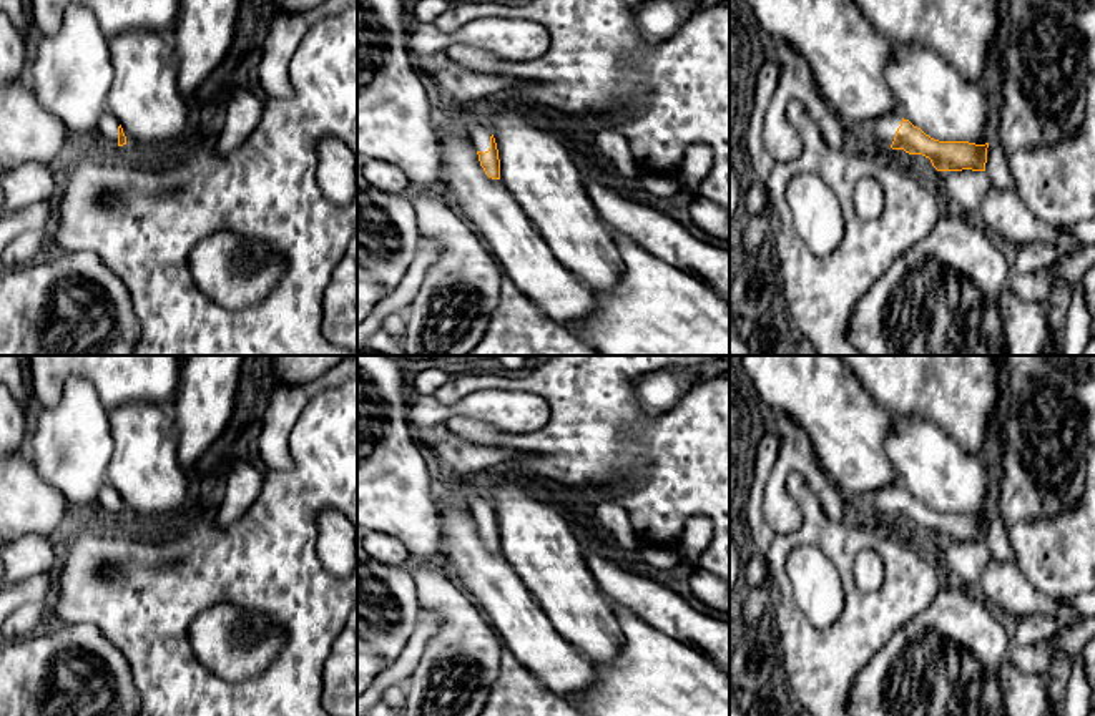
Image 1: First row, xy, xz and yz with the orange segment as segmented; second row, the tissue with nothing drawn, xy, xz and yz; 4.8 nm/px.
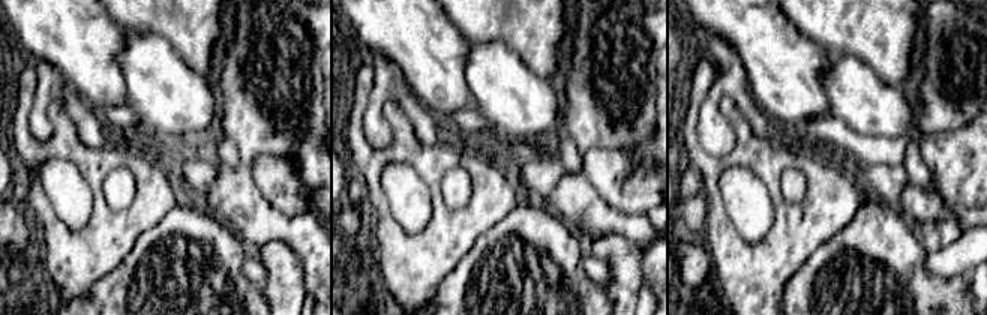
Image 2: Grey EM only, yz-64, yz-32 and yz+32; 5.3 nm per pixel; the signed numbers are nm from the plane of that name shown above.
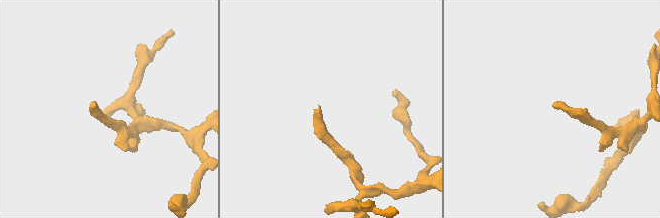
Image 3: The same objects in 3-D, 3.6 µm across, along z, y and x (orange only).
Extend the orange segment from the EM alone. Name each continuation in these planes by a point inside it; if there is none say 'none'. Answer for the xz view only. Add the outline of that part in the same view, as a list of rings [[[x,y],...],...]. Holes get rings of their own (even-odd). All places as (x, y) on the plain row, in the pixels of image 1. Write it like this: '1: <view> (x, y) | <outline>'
1: xz (472, 490) | [[[472,477],[452,478],[452,482],[455,493],[467,502],[475,522],[489,523],[492,503],[485,493],[484,482]]]

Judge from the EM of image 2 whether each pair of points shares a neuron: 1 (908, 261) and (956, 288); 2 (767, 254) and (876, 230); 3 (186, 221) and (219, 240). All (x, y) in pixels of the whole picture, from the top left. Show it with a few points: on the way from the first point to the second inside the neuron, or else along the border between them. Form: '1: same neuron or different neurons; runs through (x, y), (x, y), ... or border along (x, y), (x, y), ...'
1: same neuron; runs through (920, 273), (935, 288), (944, 288)
2: different neurons; border along (854, 216), (803, 264)
3: same neuron; runs through (194, 228), (204, 237), (212, 237)

